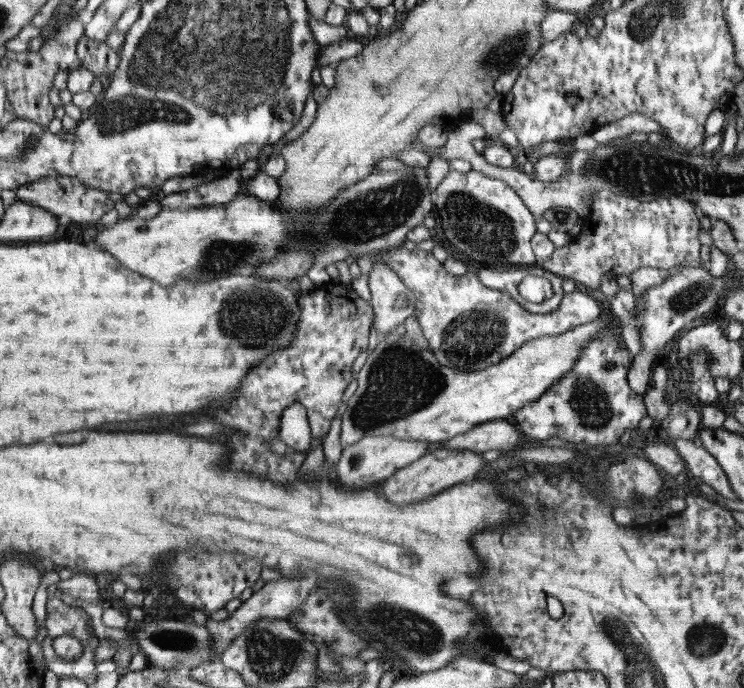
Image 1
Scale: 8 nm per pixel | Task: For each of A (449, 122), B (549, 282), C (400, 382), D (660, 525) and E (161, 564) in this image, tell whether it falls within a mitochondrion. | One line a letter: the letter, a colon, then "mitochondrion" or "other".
A: other
B: other
C: mitochondrion
D: other
E: other

